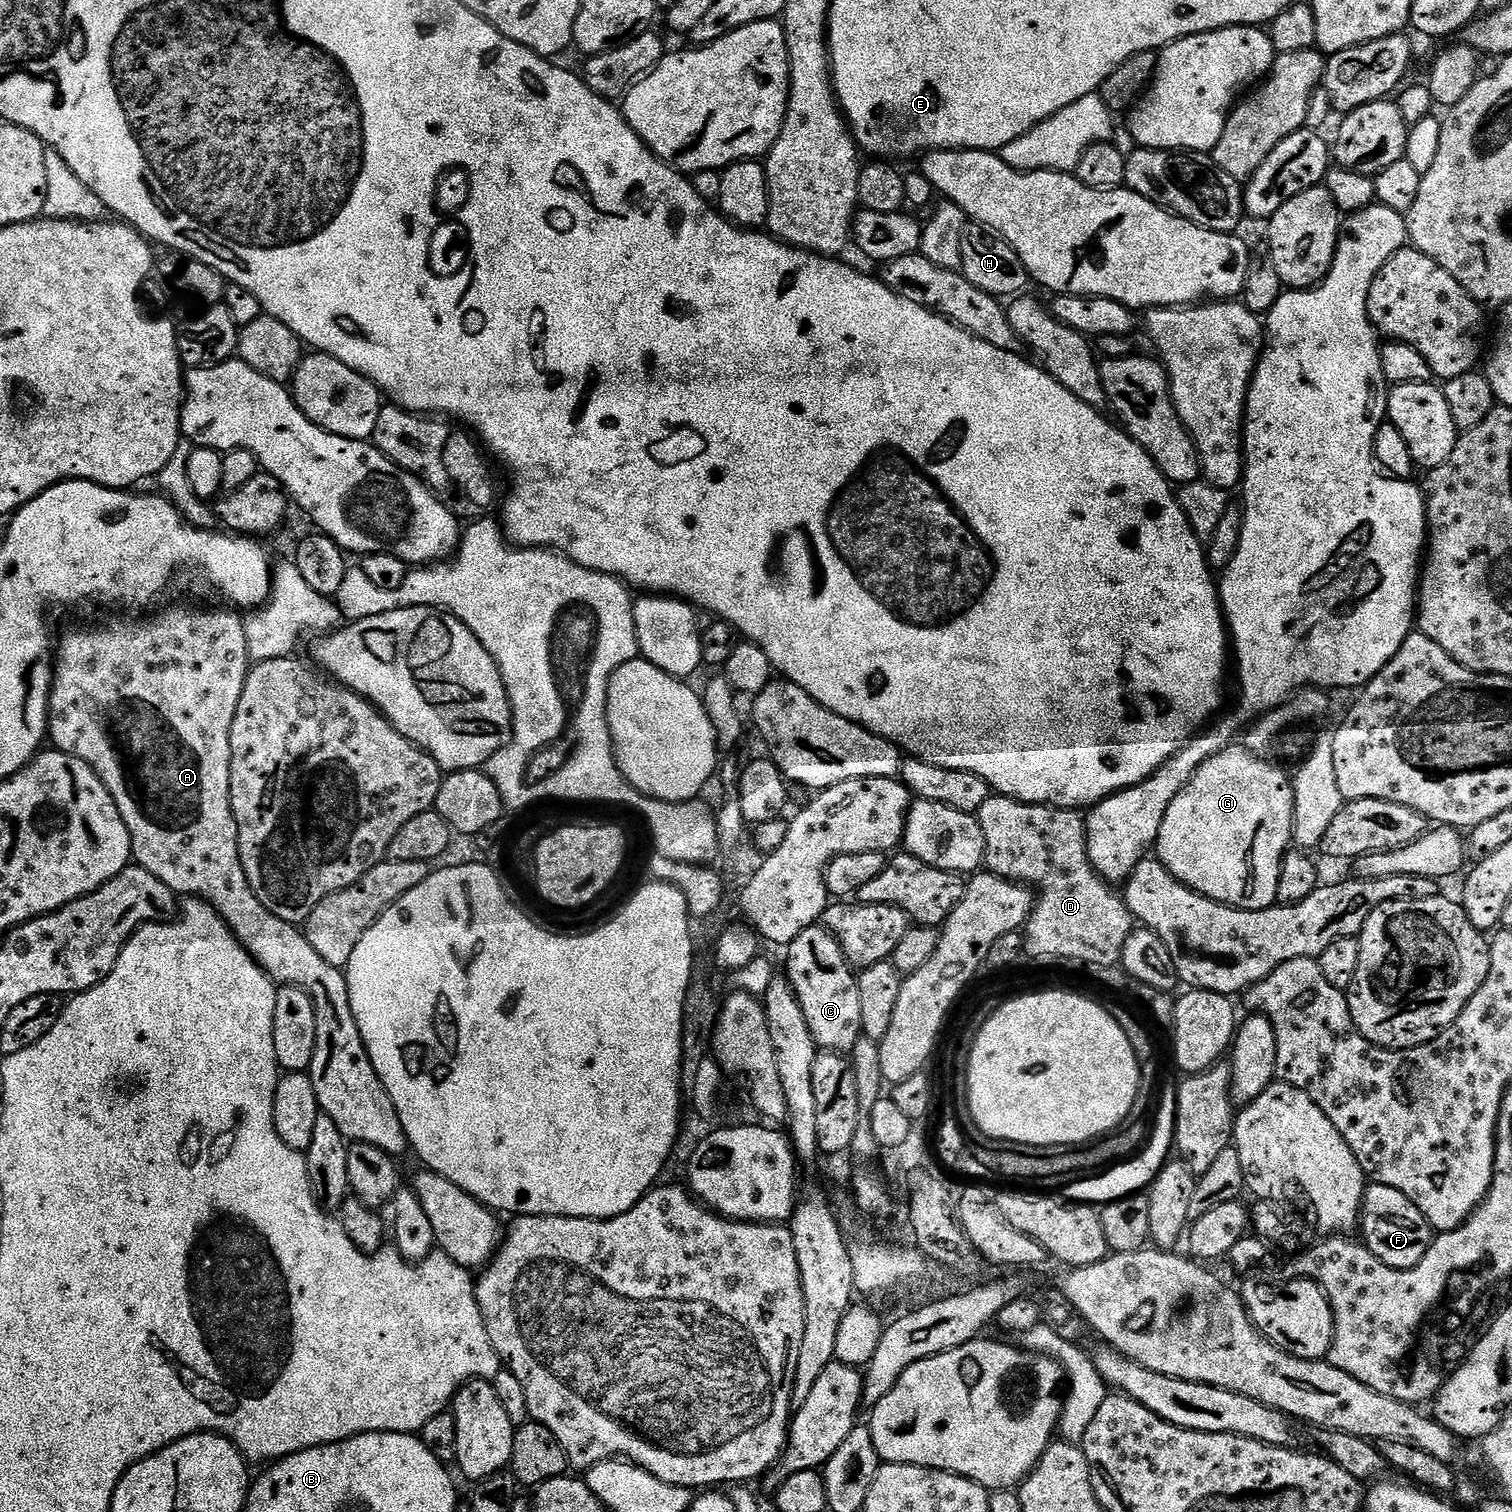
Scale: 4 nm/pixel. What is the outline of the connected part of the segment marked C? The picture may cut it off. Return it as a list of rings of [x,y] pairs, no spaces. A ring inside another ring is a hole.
[[[817,922],[786,945],[786,952],[786,975],[798,998],[798,1006],[802,1006],[802,1014],[806,1014],[817,1049],[851,1053],[862,1035],[862,1002],[858,998],[858,976],[848,963],[844,947],[829,928]]]

